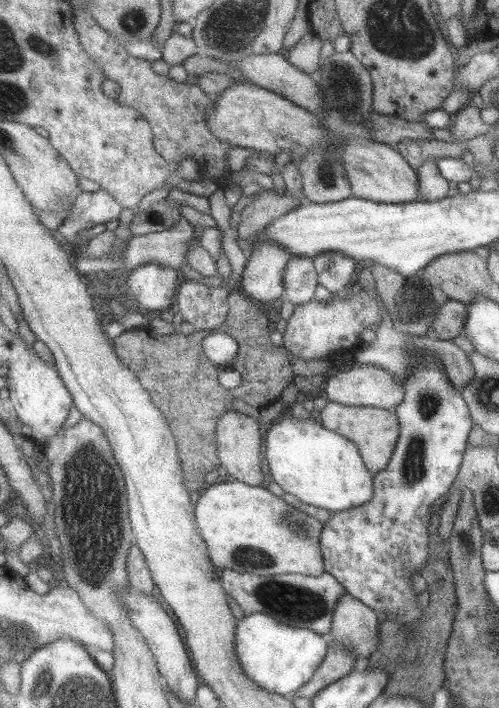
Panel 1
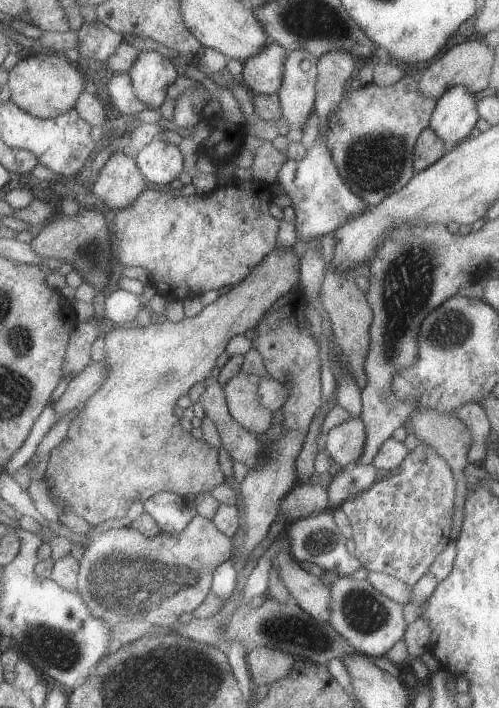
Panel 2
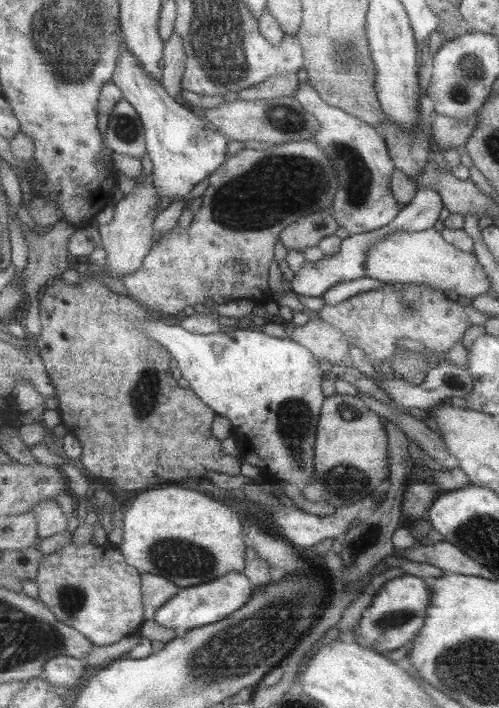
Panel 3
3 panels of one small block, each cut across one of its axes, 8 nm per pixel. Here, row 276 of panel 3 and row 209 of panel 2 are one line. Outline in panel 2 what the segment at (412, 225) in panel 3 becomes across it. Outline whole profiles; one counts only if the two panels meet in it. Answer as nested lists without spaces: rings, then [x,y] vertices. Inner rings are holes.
[[[346,49],[328,51],[319,59],[319,81],[317,84],[317,112],[320,117],[320,134],[316,143],[310,148],[308,156],[301,161],[288,159],[282,167],[275,187],[283,188],[292,200],[297,212],[297,229],[299,236],[306,244],[318,241],[323,236],[340,229],[348,220],[348,216],[358,214],[370,204],[366,202],[345,181],[327,145],[325,132],[331,125],[331,116],[344,100],[348,88],[353,84],[352,76],[356,70],[356,58]]]

